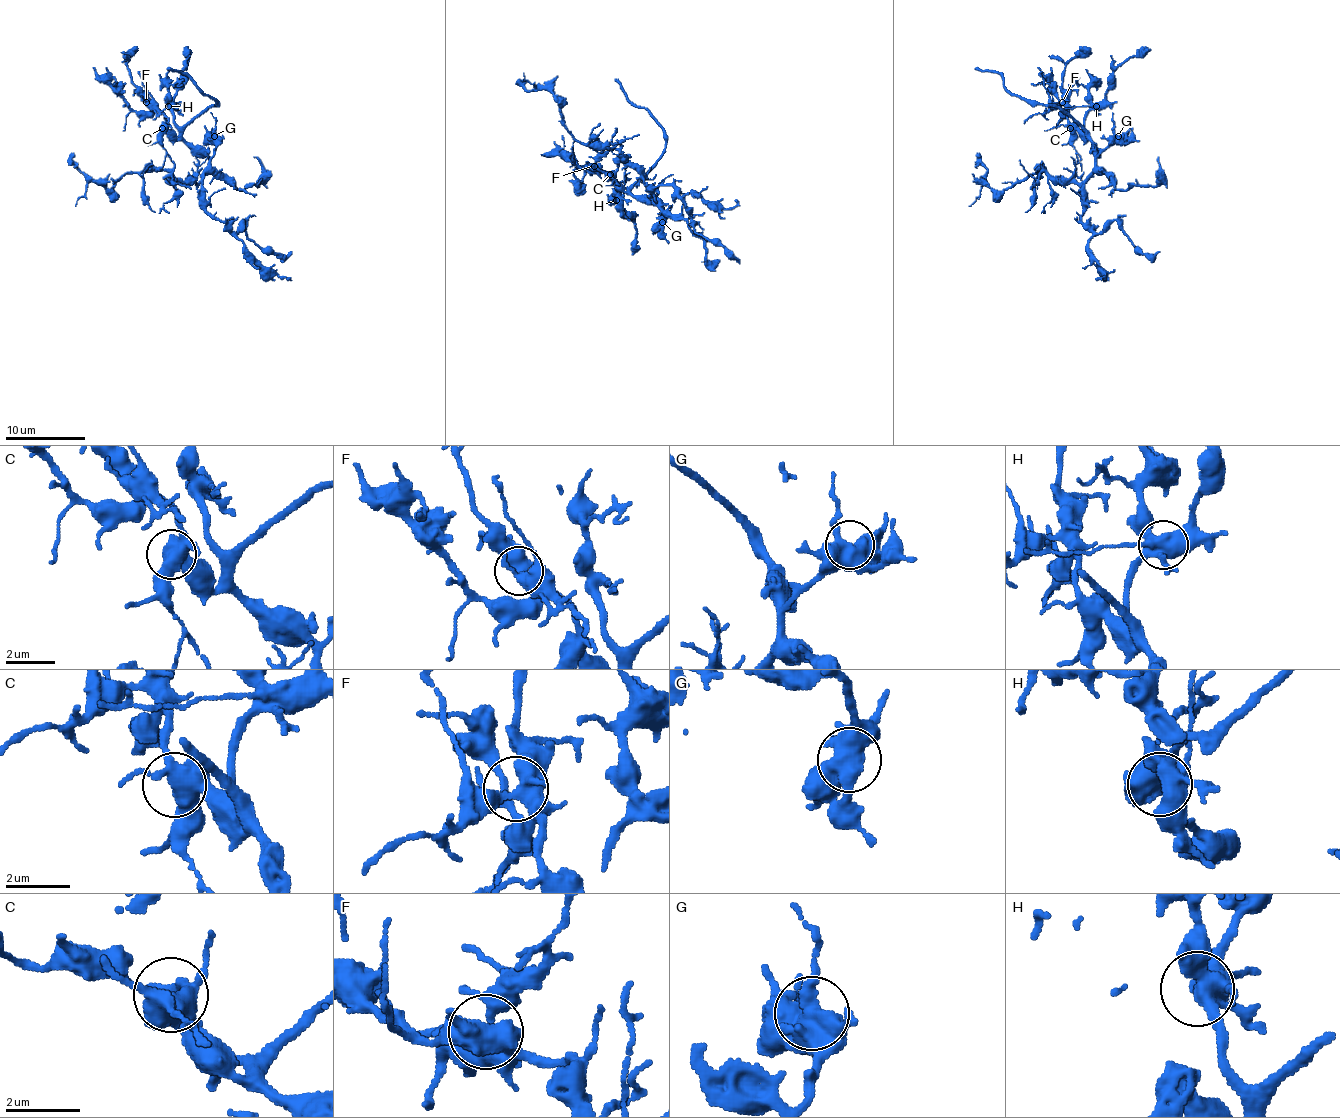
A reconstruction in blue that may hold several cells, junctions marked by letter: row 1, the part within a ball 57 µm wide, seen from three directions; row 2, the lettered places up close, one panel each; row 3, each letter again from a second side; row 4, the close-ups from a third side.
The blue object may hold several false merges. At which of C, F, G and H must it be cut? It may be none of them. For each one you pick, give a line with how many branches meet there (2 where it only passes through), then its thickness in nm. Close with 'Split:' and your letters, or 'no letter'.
Split: no letter

